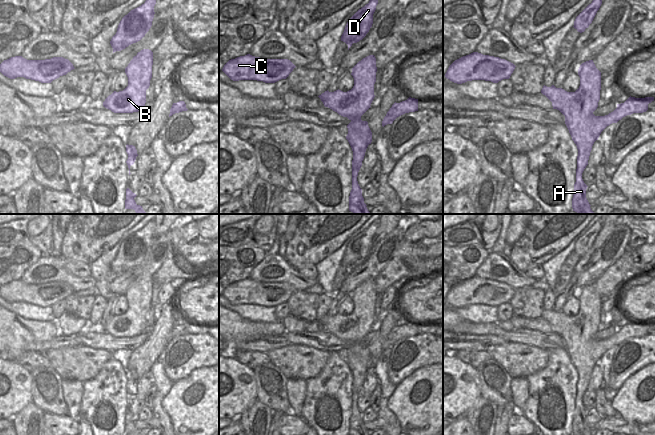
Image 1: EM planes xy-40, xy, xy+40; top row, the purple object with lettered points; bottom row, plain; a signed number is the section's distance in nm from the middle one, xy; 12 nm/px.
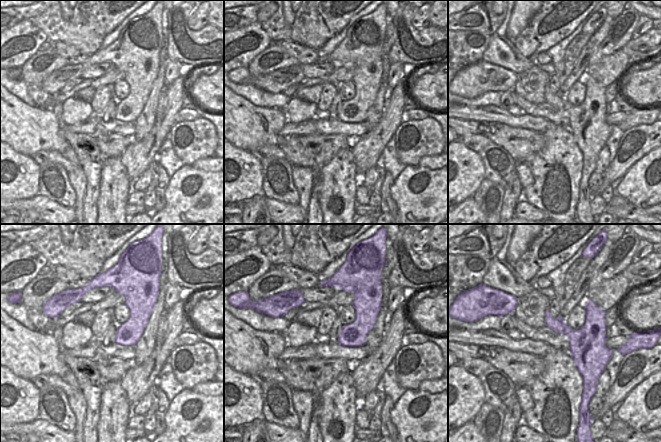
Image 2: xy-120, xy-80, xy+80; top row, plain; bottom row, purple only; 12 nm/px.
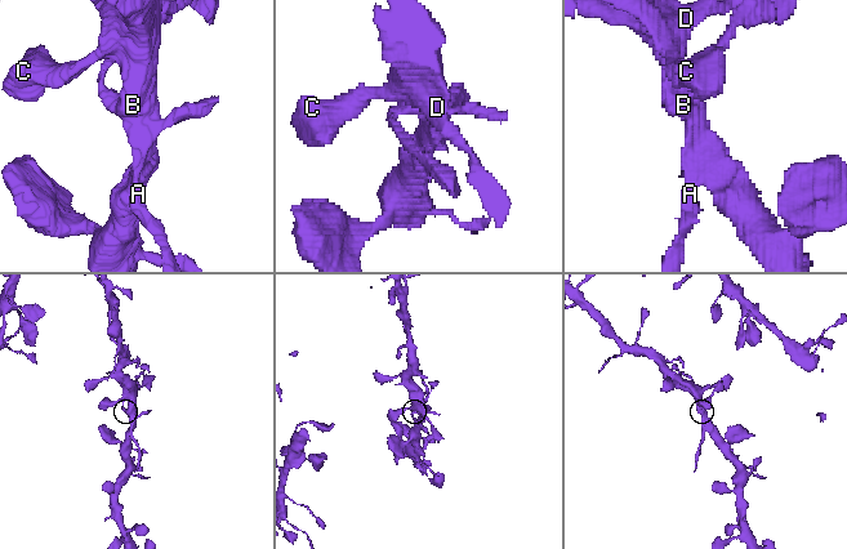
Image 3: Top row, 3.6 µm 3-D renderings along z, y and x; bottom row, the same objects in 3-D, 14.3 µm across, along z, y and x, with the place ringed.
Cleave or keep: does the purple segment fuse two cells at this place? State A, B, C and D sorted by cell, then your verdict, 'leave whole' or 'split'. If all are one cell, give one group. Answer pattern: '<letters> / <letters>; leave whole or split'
A B C D; leave whole

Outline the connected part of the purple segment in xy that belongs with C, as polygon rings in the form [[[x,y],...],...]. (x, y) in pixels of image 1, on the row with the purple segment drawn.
[[[250,54],[229,60],[222,71],[233,81],[275,83],[286,79],[296,66],[288,59],[262,59]]]

